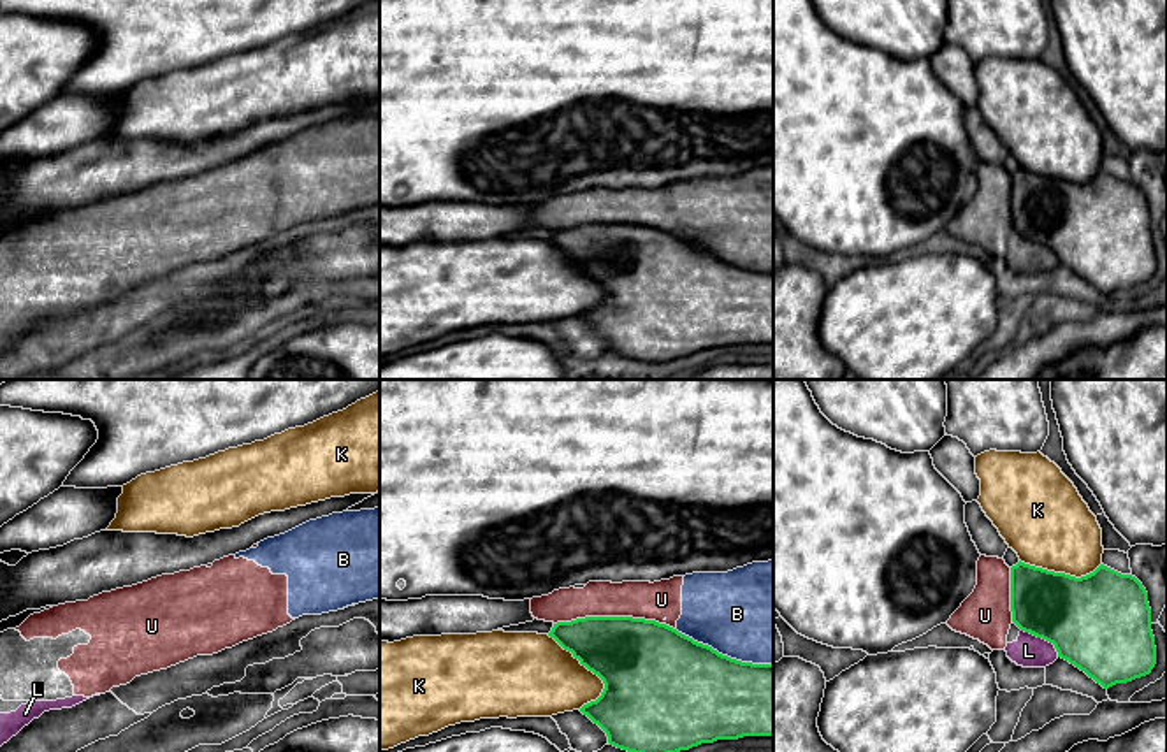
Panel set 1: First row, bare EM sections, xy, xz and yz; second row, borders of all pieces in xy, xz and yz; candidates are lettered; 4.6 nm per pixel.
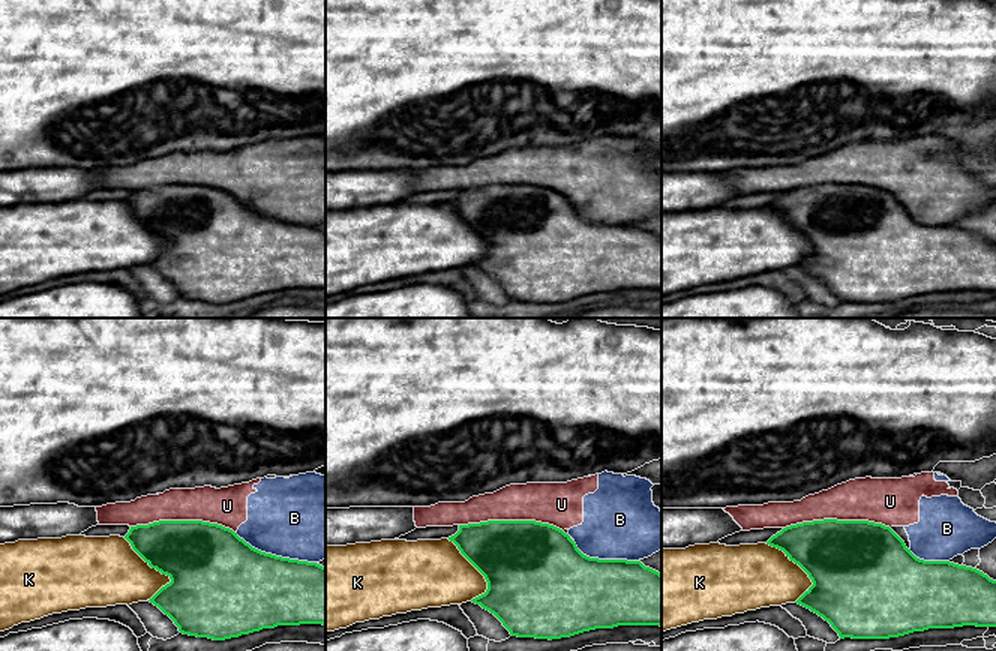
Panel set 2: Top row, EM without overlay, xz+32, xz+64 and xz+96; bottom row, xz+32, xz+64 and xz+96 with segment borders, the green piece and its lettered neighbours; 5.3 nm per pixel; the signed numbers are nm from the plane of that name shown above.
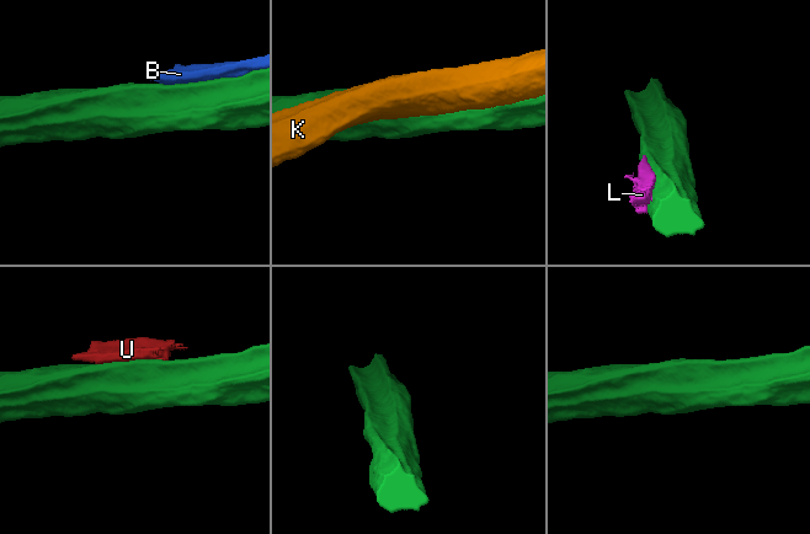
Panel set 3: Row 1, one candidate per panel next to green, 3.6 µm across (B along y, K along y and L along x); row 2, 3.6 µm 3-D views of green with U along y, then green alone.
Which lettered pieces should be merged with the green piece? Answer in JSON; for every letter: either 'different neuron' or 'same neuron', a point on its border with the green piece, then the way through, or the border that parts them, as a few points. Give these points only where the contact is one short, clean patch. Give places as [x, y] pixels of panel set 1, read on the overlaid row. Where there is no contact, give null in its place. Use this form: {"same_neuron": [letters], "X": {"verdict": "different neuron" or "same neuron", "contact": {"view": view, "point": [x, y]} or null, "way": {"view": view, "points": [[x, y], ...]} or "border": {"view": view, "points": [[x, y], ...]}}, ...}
{"same_neuron": [], "B": {"verdict": "different neuron", "contact": {"view": "xz", "point": [724, 656]}}, "K": {"verdict": "different neuron", "contact": {"view": "xz", "point": [586, 666]}}, "L": {"verdict": "different neuron", "contact": {"view": "yz", "point": [1043, 638]}}, "U": {"verdict": "different neuron", "contact": {"view": "xz", "point": [616, 617]}}}

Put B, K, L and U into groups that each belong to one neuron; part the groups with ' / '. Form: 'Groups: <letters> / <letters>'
Groups: B L U / K

